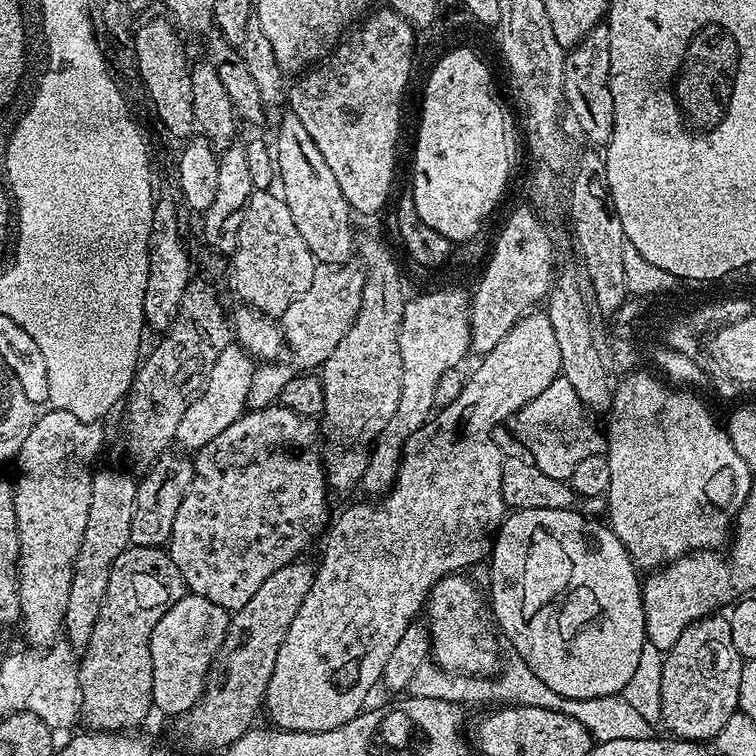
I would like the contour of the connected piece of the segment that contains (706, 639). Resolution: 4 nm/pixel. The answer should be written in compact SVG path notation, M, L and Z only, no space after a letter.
M727 615L704 616L682 630L682 638L674 642L672 648L663 653L661 680L661 721L669 728L673 737L697 742L711 741L730 722L730 718L740 707L740 687L742 686L742 666L738 650L734 650L734 638L730 634Z

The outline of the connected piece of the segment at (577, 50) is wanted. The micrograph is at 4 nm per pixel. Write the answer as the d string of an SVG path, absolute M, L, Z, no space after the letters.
M601 26L595 28L582 42L567 49L564 58L564 99L567 111L572 111L578 127L584 131L589 145L604 146L612 137L614 130L614 98L610 88L610 46L608 45L608 29Z

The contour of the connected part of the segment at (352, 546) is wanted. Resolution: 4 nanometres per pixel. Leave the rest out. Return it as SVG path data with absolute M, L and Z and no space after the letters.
M529 311L528 315L523 316L508 331L506 338L502 338L502 342L498 342L498 346L494 346L494 350L490 350L484 356L479 357L478 363L480 365L473 370L472 376L470 372L470 375L465 379L462 394L458 394L458 398L454 398L454 402L450 402L444 408L439 409L427 424L423 424L406 441L404 456L400 459L400 472L396 476L395 484L388 489L383 499L379 502L368 502L372 504L352 504L337 520L335 517L331 521L326 532L326 539L323 541L323 544L325 543L324 553L321 554L320 564L318 563L316 568L314 586L310 586L310 594L306 594L302 607L298 609L298 614L294 614L294 622L290 622L286 642L282 642L282 650L278 650L278 662L274 662L274 674L270 674L270 686L264 695L266 716L268 712L269 718L273 720L271 723L277 729L286 732L334 730L353 720L359 712L365 711L372 687L381 683L390 653L394 651L394 646L398 646L398 641L401 640L403 632L406 631L406 626L410 626L410 622L421 615L434 585L443 576L463 573L468 570L464 568L470 567L471 564L476 564L479 560L487 561L489 559L492 542L496 539L496 531L500 529L500 524L506 515L506 505L502 498L502 462L506 456L505 453L500 453L500 444L496 441L496 427L503 420L511 421L520 408L526 406L526 402L530 402L530 398L538 398L538 394L542 394L542 390L546 390L546 386L550 386L550 382L559 378L561 362L562 354L558 354L558 341L554 338L554 326L550 326L547 311Z

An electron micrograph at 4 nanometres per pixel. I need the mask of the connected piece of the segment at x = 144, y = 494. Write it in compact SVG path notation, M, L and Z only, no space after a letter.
M180 455L182 456L160 456L137 483L134 522L130 526L132 544L151 548L167 545L174 530L174 517L178 514L178 506L182 506L182 498L186 498L186 490L190 490L190 482L194 478L193 461L187 455Z

